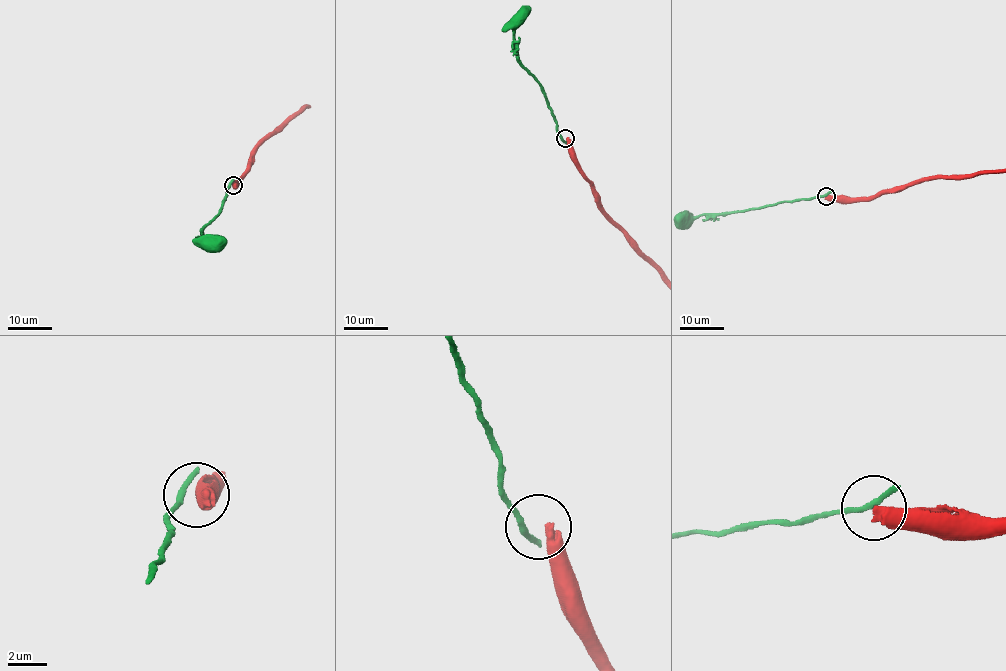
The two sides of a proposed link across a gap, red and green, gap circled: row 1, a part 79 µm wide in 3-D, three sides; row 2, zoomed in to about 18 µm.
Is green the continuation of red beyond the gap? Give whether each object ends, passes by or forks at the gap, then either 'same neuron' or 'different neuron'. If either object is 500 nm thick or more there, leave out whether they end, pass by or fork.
different neuron

